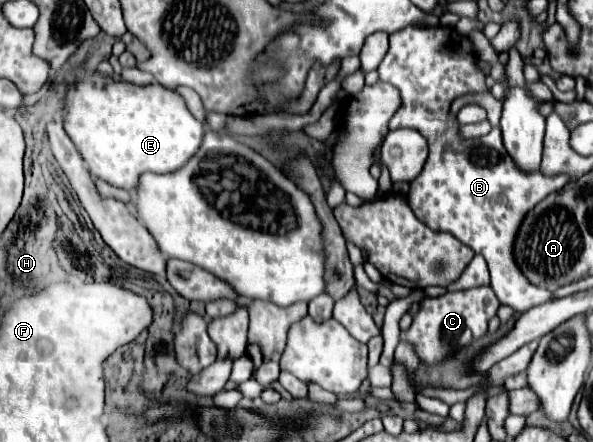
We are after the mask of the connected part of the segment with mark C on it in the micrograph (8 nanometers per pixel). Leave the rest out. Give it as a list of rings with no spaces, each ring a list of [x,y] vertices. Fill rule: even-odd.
[[[490,285],[472,287],[466,291],[446,291],[440,297],[426,297],[420,301],[420,309],[412,317],[410,329],[402,331],[400,337],[416,347],[418,357],[426,365],[432,365],[450,357],[454,351],[468,345],[470,341],[482,337],[488,329],[488,319],[496,315],[498,307],[500,301],[496,299]]]

